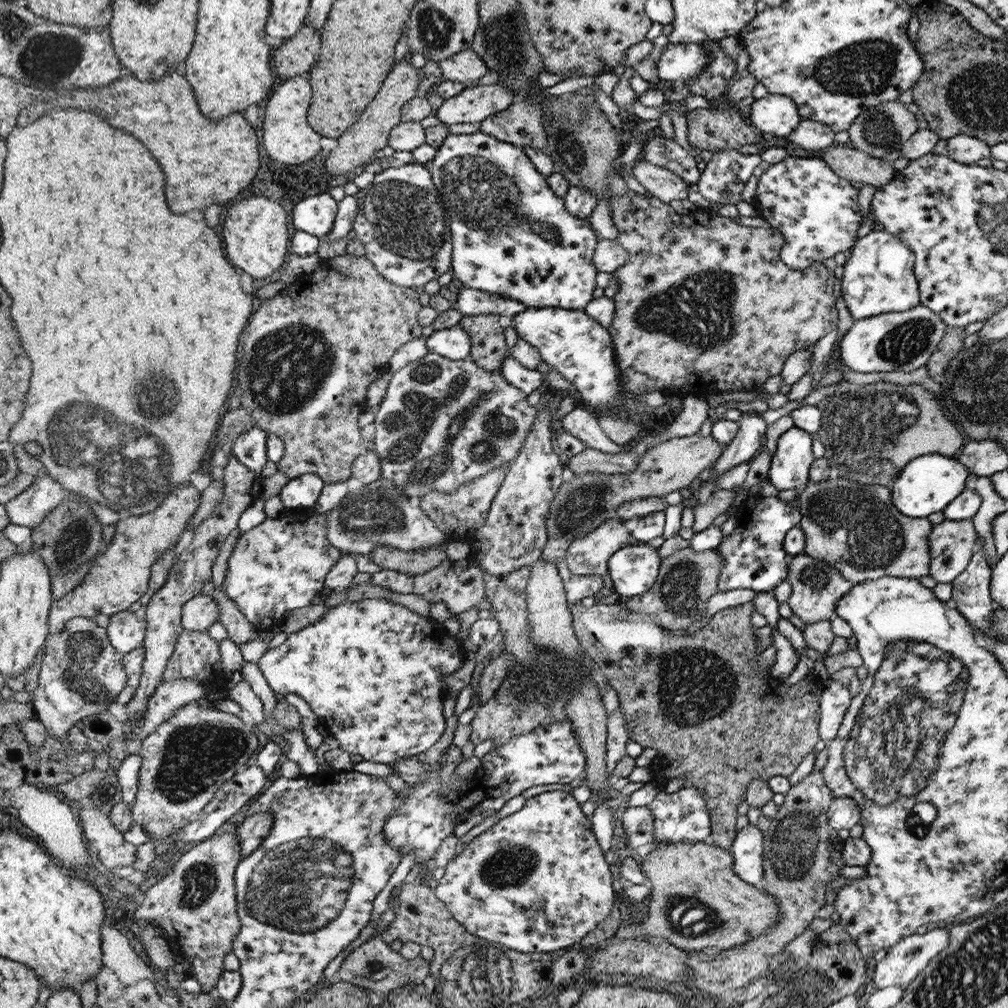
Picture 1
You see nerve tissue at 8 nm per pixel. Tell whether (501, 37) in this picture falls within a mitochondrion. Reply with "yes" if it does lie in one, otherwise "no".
yes

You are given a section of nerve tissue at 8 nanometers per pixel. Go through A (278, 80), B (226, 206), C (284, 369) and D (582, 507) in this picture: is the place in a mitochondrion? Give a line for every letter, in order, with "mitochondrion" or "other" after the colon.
A: other
B: other
C: mitochondrion
D: mitochondrion

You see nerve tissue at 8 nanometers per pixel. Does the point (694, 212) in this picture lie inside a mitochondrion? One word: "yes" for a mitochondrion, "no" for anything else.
no

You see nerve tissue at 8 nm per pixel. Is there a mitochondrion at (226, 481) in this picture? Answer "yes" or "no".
no

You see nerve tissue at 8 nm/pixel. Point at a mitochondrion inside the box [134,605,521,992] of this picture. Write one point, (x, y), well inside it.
(304, 883)

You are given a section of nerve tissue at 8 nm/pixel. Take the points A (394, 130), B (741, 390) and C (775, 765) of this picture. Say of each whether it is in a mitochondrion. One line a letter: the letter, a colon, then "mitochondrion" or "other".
A: other
B: other
C: other

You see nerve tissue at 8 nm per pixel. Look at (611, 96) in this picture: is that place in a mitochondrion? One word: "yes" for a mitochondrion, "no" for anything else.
no

